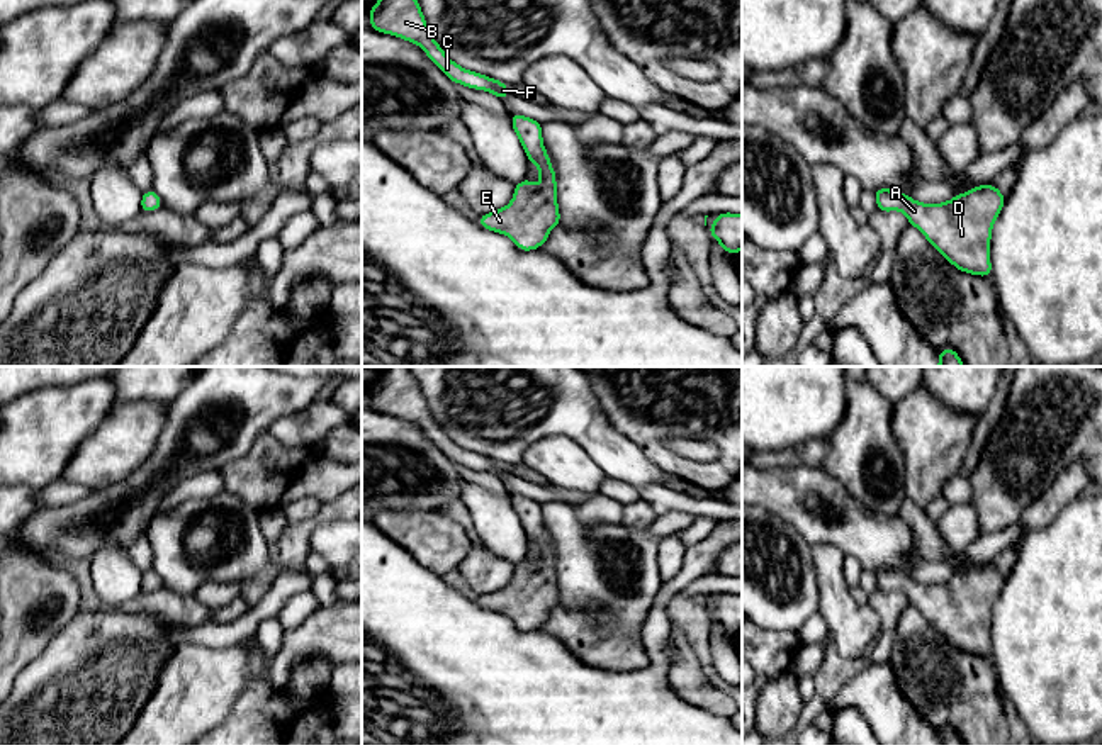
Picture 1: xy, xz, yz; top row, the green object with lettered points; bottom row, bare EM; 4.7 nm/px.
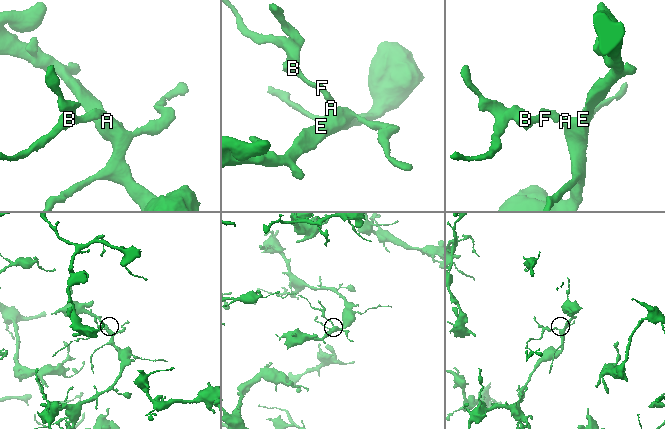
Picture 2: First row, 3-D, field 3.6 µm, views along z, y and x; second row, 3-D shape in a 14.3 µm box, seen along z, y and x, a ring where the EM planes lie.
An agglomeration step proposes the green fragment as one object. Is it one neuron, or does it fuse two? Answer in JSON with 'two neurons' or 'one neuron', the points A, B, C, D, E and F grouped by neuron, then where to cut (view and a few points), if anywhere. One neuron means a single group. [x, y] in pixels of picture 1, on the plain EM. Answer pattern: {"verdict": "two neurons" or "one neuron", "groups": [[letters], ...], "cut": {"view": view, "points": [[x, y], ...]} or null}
{"verdict": "one neuron", "groups": [["A", "B", "C", "D", "E", "F"]], "cut": null}

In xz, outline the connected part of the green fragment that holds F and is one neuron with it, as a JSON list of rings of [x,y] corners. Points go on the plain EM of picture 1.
[[[384,367],[380,380],[370,389],[370,407],[418,424],[453,463],[486,470],[504,480],[506,463],[469,451],[453,443],[431,416],[421,387],[408,367]]]

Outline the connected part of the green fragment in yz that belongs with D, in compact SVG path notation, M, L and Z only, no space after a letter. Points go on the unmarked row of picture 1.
M992 563L975 567L944 584L920 584L890 569L873 572L878 591L902 591L908 604L958 650L990 657L990 618L1005 577Z

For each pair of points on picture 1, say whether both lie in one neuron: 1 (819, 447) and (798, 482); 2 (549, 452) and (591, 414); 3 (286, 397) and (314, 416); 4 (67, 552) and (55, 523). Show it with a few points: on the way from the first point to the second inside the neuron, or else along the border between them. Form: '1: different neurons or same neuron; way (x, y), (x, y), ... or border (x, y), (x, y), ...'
1: different neurons; border (820, 464), (768, 469)
2: different neurons; border (528, 445), (554, 435), (567, 435), (596, 462)
3: different neurons; border (314, 401), (279, 416), (267, 426)
4: same neuron; way (67, 545), (67, 538), (58, 530)

